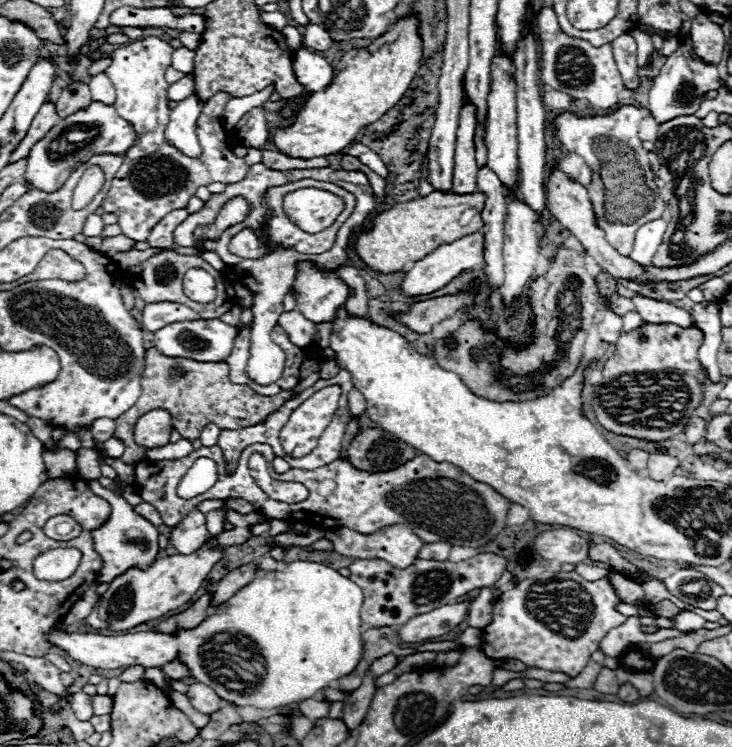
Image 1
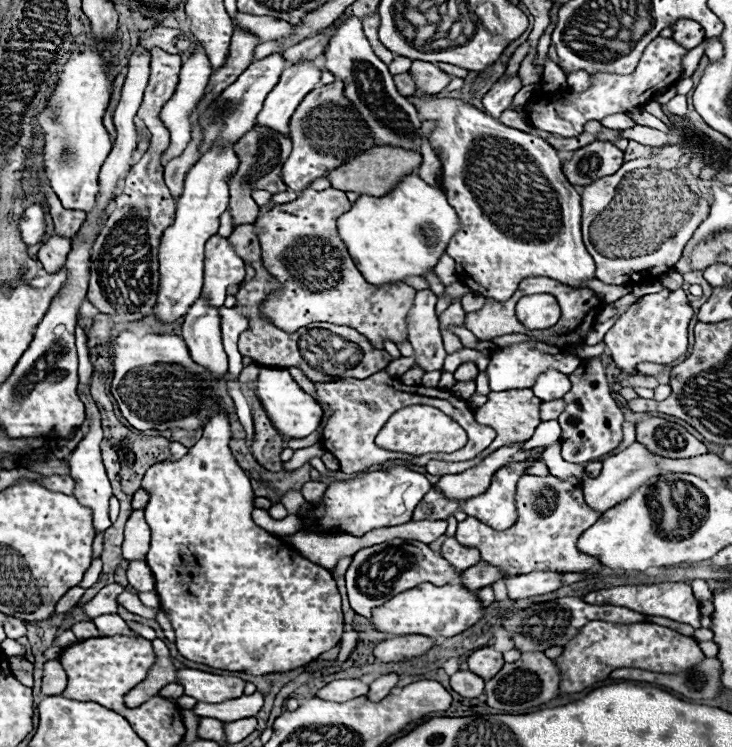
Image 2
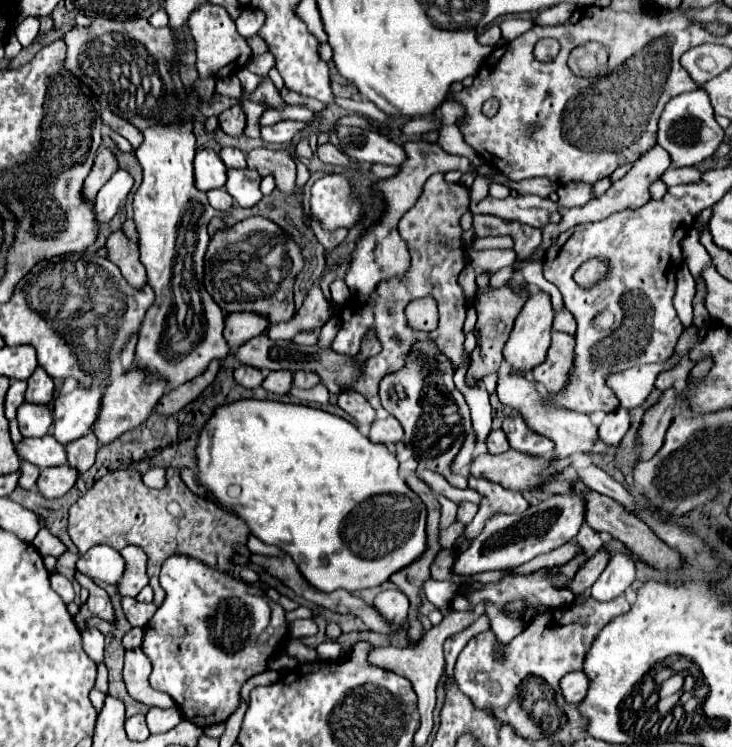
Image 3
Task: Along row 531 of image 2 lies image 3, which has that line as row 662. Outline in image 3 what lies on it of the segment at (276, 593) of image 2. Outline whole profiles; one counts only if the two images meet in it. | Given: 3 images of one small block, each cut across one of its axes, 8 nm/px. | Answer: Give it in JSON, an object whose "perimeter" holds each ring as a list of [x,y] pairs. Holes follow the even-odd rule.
{"perimeter":[[[178,554],[164,562],[160,572],[160,586],[166,590],[166,598],[144,628],[142,642],[142,652],[152,662],[150,684],[156,690],[168,692],[186,720],[198,726],[224,722],[238,706],[238,694],[242,684],[250,676],[266,670],[266,660],[272,654],[280,652],[278,648],[268,650],[266,644],[258,644],[258,638],[268,626],[270,604],[262,596],[258,596],[250,584]],[[218,700],[224,712],[212,712],[212,702],[218,704]]]}

